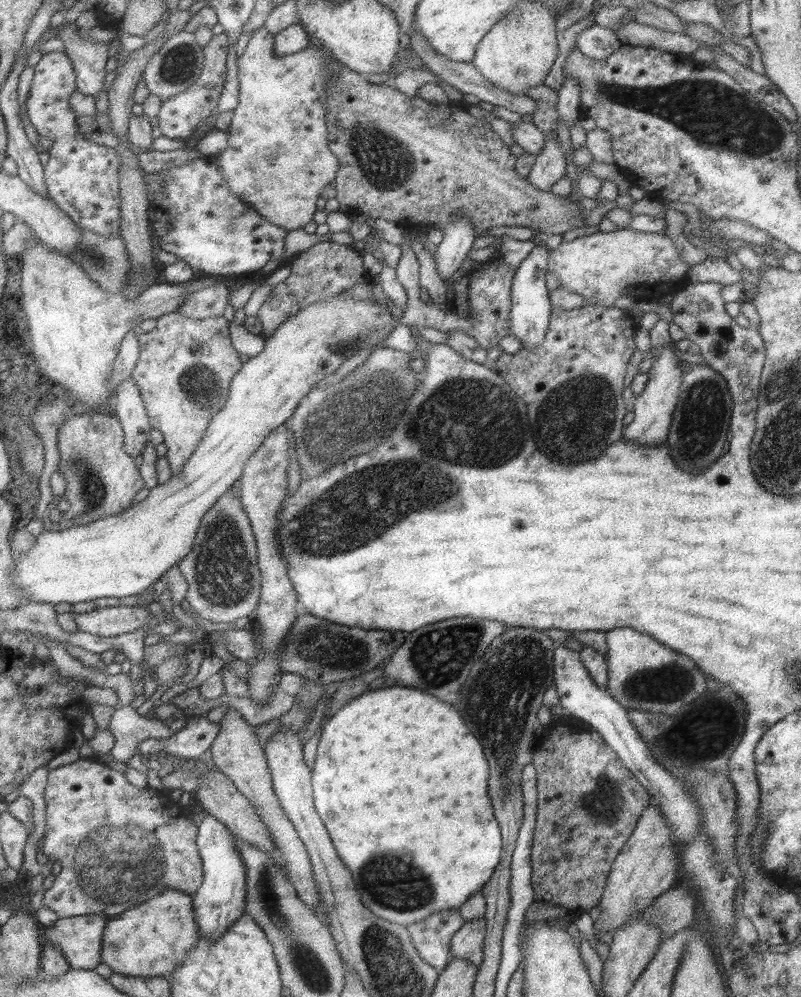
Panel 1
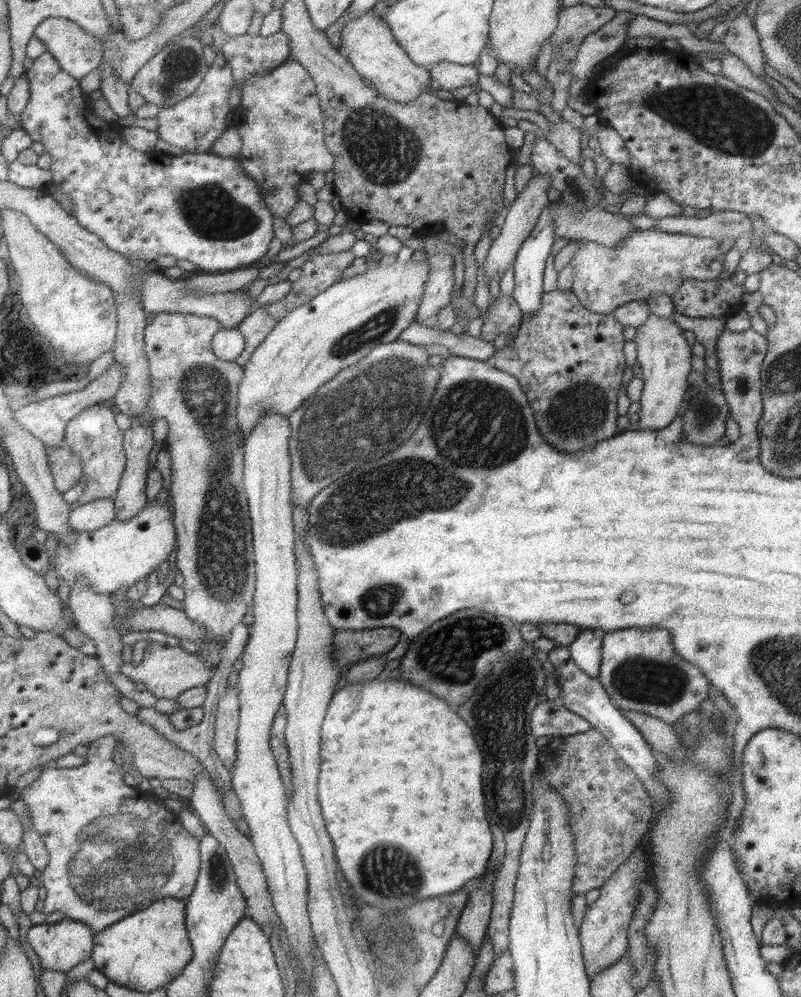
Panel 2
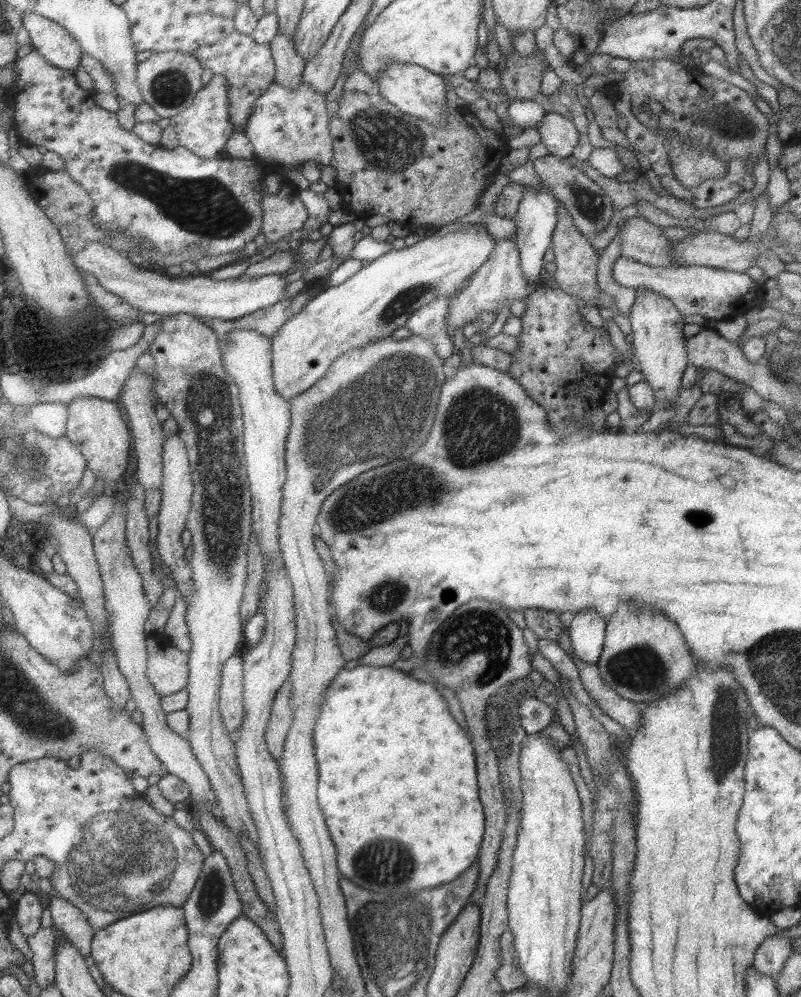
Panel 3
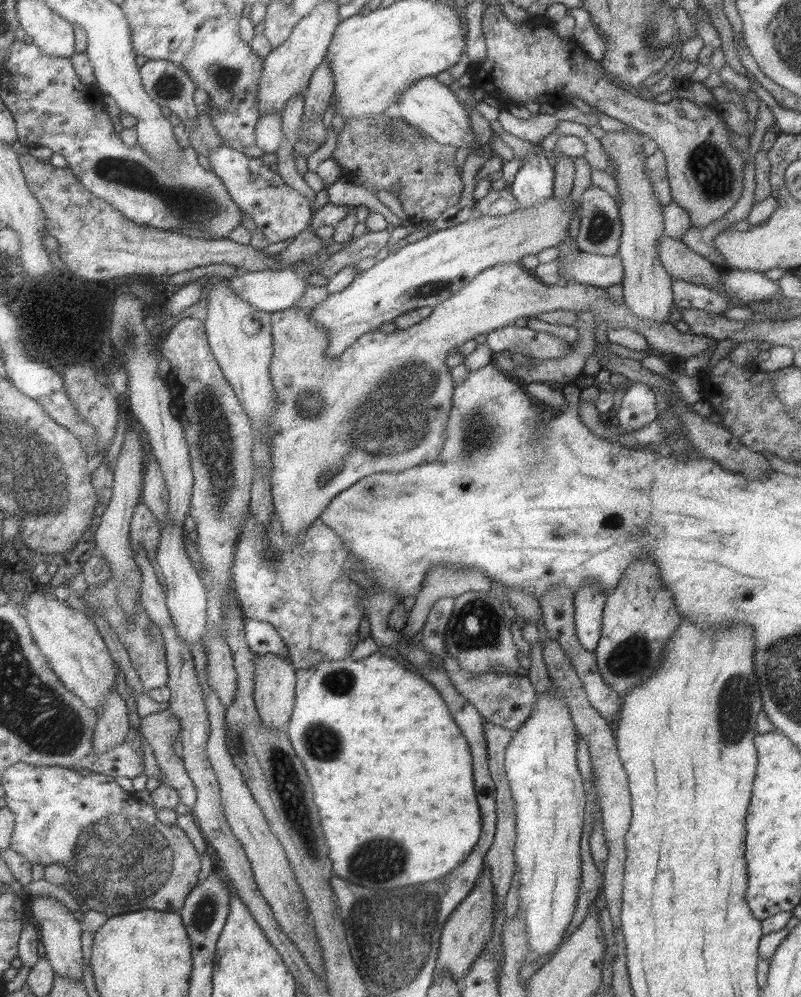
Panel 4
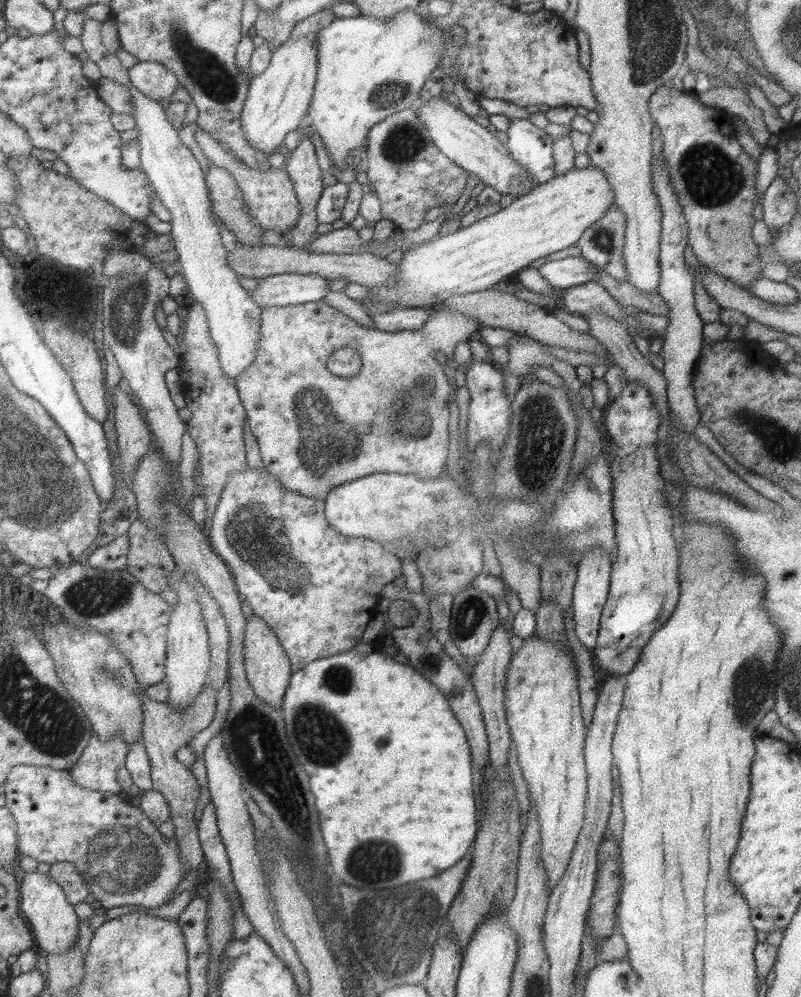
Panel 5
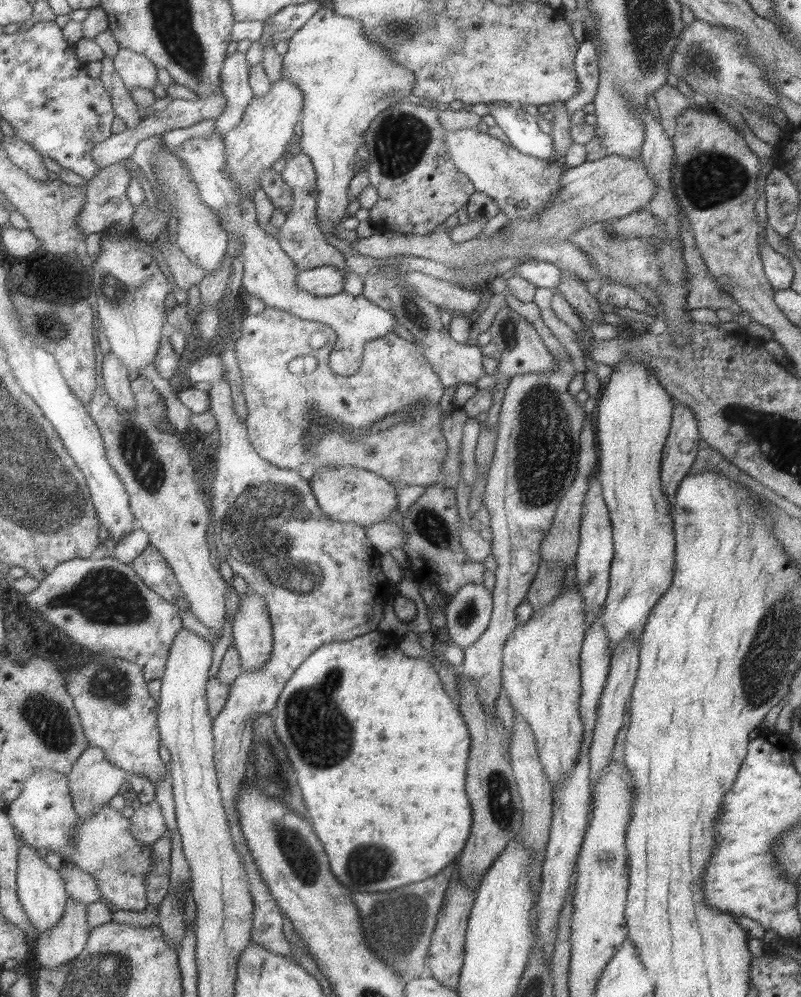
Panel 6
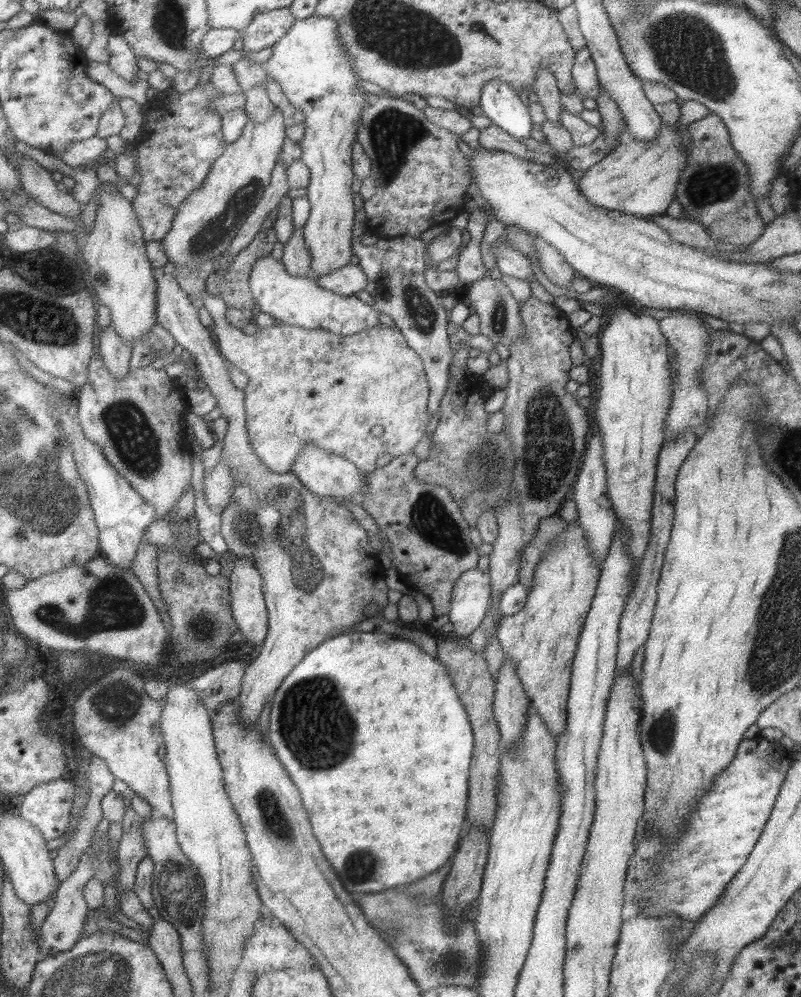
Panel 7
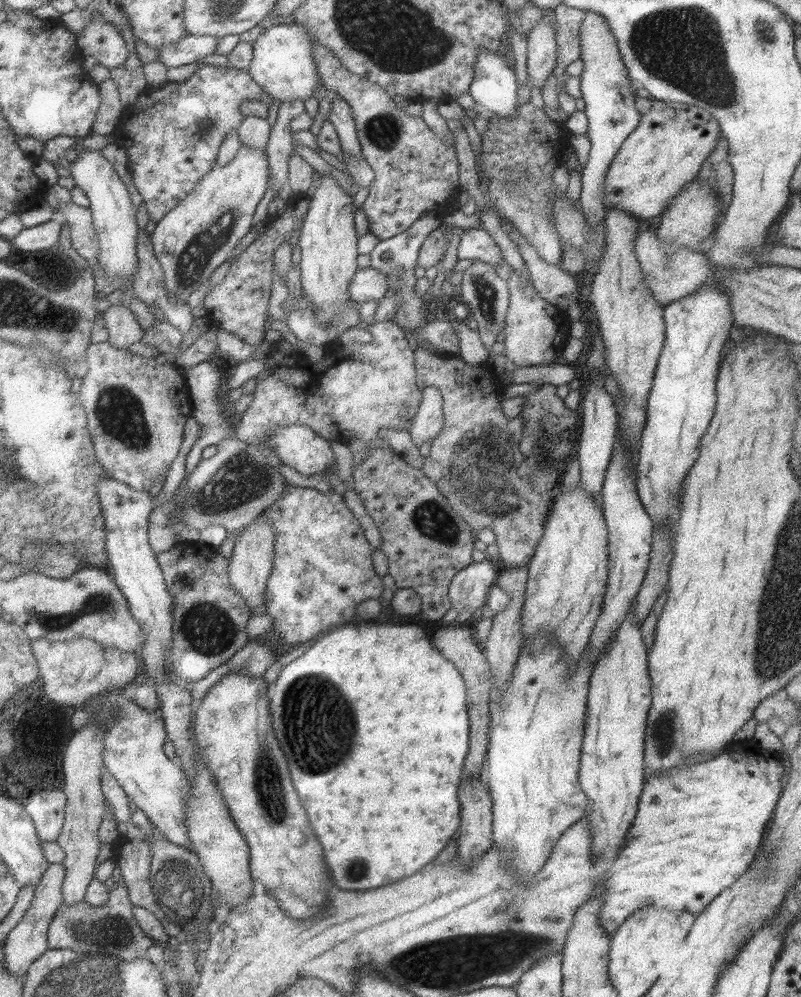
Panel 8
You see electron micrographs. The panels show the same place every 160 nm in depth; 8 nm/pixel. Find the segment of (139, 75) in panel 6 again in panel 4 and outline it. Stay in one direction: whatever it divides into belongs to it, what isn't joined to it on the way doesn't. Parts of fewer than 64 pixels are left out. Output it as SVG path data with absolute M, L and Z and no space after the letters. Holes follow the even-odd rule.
M147 60L142 66L138 67L140 79L145 93L157 103L166 113L174 112L180 119L180 126L185 130L194 124L198 118L199 107L193 105L193 93L195 85L187 76L187 73L176 64L167 60ZM223 144L214 146L206 156L213 174L216 174L228 190L231 200L242 214L247 214L255 223L257 232L268 243L279 242L299 234L312 220L308 200L287 185L276 171L268 169L261 158L248 157Z

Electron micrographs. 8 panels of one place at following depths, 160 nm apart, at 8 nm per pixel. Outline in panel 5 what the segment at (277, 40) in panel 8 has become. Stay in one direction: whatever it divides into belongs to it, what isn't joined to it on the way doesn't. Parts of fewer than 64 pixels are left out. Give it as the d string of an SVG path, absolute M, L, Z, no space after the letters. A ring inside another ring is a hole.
M404 10L399 14L396 14L392 20L384 20L384 18L367 18L366 16L355 16L345 18L334 18L330 24L327 24L324 28L320 28L316 32L314 40L316 46L316 83L314 84L314 92L312 98L309 101L307 107L306 119L310 121L310 128L317 132L323 148L328 156L329 163L332 164L337 170L344 172L350 167L348 162L349 150L362 148L362 144L366 142L368 130L380 120L383 120L386 116L399 112L404 108L413 106L418 102L419 92L425 82L428 79L431 71L436 68L436 64L440 59L440 50L442 49L442 32L432 26L430 22L425 22L422 18L419 18L412 10Z

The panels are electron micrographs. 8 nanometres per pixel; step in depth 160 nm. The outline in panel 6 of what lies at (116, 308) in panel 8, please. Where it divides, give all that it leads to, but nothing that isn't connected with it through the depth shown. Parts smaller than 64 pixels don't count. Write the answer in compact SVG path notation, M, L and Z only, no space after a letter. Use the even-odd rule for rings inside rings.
M107 352L103 355L103 362L101 362L99 372L101 372L104 389L113 404L118 409L130 413L134 403L134 396L130 389L130 379L125 366L111 352Z

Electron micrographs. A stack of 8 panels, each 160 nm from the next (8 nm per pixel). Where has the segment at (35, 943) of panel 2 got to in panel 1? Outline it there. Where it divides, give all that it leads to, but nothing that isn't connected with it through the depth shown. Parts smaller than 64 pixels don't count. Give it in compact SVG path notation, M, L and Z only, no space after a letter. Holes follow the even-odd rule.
M103 913L59 918L53 926L44 928L41 939L43 943L50 942L52 946L58 948L70 968L93 969L100 963L100 938L108 920L107 915Z

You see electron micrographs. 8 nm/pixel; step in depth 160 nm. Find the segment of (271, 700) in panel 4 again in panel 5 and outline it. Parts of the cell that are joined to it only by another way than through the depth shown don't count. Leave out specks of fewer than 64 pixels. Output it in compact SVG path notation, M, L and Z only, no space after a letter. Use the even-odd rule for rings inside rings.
M257 615L245 621L242 633L242 657L246 679L257 698L279 710L283 693L291 676L287 655L281 648L276 634Z

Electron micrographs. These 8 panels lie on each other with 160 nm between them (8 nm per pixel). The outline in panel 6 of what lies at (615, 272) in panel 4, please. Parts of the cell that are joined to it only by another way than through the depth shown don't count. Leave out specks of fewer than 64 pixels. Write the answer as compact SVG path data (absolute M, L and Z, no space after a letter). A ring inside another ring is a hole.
M526 259L513 267L515 275L533 284L536 288L552 289L559 284L561 270L554 264L537 259Z

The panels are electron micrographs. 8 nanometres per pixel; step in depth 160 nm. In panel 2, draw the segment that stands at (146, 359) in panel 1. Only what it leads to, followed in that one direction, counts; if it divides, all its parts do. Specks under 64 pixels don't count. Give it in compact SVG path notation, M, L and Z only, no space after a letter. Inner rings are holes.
M155 313L153 314L155 317L153 318L151 324L149 324L149 326L146 326L146 328L144 329L143 332L143 340L144 340L144 354L147 358L147 362L148 362L148 370L149 370L149 376L151 376L151 392L150 392L150 399L148 400L148 409L150 410L150 413L152 414L152 417L154 418L154 420L158 419L158 418L164 418L167 422L167 426L168 426L168 430L167 430L167 435L165 438L165 450L168 451L170 459L171 459L171 467L170 467L170 480L171 480L171 488L170 488L170 494L172 496L172 501L174 502L174 511L173 511L173 516L172 516L172 523L174 526L174 531L176 532L176 546L177 546L177 552L176 552L176 568L177 571L179 571L179 573L182 574L182 578L183 578L183 584L182 584L182 588L183 588L183 592L184 592L184 599L182 600L183 602L183 612L185 613L185 616L189 619L192 620L193 622L198 622L199 624L202 624L202 627L204 628L204 632L206 632L206 638L208 638L208 641L206 643L201 643L200 645L200 649L199 649L199 655L198 658L202 659L202 662L206 662L206 664L208 664L208 666L213 666L215 667L216 664L218 664L218 660L220 660L220 656L221 656L221 650L222 650L222 644L224 644L224 638L225 641L227 640L228 636L229 636L229 632L231 630L231 628L233 628L233 626L235 626L235 624L237 624L239 621L243 620L243 616L245 614L245 612L247 612L247 610L249 610L250 606L252 605L252 596L254 593L254 580L255 580L255 572L254 572L254 554L252 551L252 532L251 532L251 523L249 520L249 515L248 515L248 502L247 502L247 497L244 491L244 486L243 486L243 477L242 477L242 472L243 472L243 451L244 451L244 438L241 437L241 434L239 434L239 430L237 430L237 418L236 417L236 408L237 408L237 391L238 391L238 384L239 381L241 380L242 377L242 368L239 367L234 361L232 362L228 362L228 361L223 361L223 360L219 360L219 358L216 358L213 353L211 353L211 345L210 345L210 340L212 339L212 337L215 335L215 332L217 332L217 330L221 330L221 324L219 324L218 321L215 321L211 318L207 318L207 317L199 317L197 315L191 315L191 314L179 314L179 313L173 313L173 314L169 314L169 313Z

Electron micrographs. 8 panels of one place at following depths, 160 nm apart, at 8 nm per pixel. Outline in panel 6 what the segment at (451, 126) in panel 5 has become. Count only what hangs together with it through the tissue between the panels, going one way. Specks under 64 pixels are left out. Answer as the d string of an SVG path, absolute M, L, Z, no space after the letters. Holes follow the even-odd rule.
M475 128L444 130L445 144L455 168L472 182L474 192L490 196L509 220L534 218L550 206L554 192L558 190L559 179L565 171L563 163L553 160L544 161L520 153L509 144L481 133Z

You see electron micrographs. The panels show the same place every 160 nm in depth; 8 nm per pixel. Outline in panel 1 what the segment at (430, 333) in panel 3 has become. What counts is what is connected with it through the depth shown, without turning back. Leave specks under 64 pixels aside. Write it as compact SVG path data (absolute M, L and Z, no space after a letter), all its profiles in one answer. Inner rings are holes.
M458 216L441 230L442 239L432 258L437 276L447 283L460 267L476 236L468 220L462 216Z

